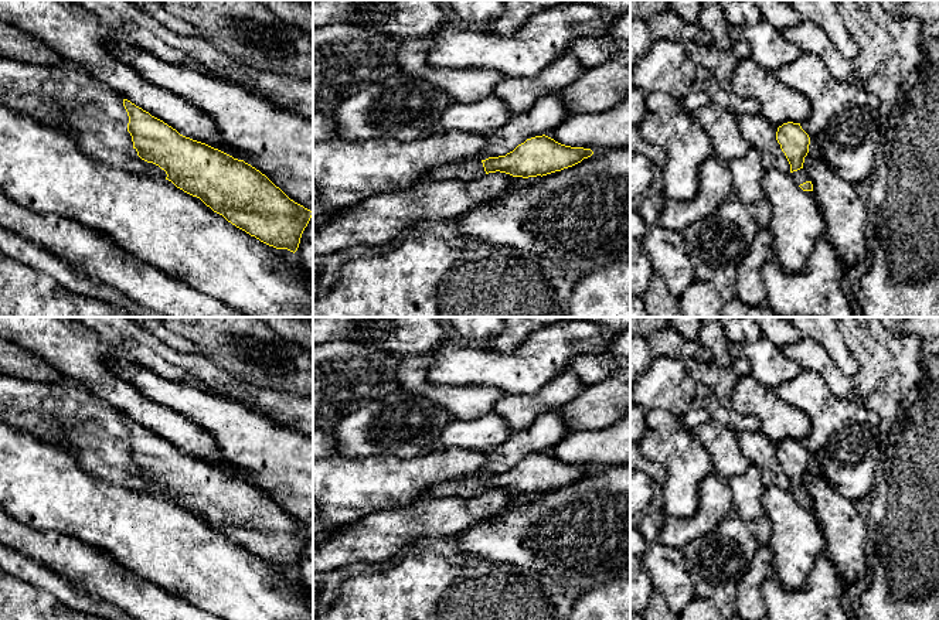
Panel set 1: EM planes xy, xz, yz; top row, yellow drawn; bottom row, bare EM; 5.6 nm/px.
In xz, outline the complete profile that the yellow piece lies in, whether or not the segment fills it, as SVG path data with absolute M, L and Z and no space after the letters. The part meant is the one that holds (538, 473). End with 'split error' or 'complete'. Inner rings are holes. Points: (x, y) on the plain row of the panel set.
M542 452L527 456L506 473L432 484L428 494L431 498L473 498L496 488L523 495L542 494L572 484L592 471L591 466L565 463Z; split error

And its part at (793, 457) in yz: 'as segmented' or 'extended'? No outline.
extended

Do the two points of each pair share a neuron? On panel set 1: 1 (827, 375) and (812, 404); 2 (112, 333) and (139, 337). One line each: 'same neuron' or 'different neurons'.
1: different neurons
2: same neuron

